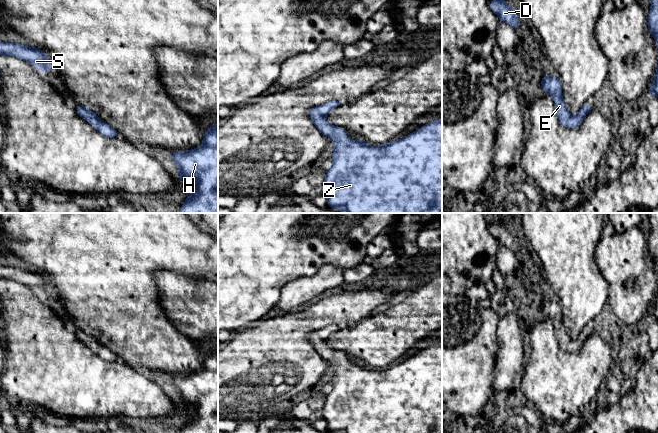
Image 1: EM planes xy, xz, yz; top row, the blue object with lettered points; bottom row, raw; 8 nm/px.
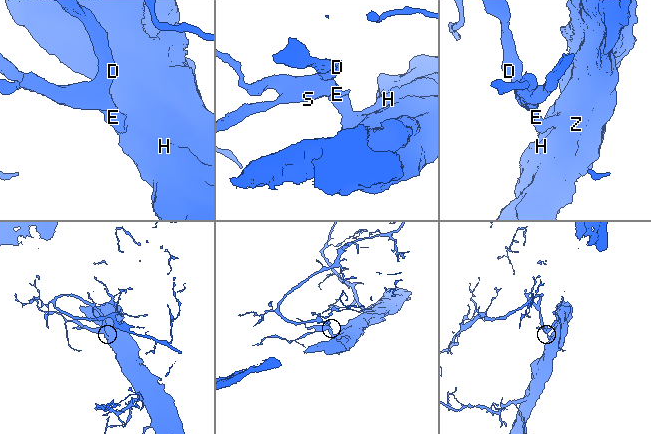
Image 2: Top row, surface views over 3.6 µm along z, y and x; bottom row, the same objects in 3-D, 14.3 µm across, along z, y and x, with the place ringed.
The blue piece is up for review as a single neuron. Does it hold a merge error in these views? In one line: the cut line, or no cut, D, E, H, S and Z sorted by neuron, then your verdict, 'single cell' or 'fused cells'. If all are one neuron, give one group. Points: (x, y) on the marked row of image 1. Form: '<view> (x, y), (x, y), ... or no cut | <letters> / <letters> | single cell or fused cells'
no cut | D E H S Z | single cell

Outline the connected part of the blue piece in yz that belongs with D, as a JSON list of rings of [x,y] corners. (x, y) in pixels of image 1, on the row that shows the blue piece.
[[[491,0],[489,6],[500,21],[504,21],[516,31],[519,29],[520,19],[516,14],[516,8],[510,8],[505,0]]]

